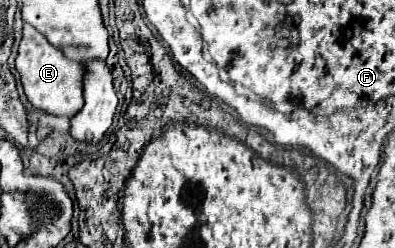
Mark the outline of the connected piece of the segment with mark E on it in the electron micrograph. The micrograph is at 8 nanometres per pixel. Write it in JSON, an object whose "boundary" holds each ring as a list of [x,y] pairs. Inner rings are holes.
{"boundary":[[[24,24],[24,36],[18,48],[18,56],[16,56],[16,70],[20,72],[24,94],[34,108],[54,114],[54,116],[72,118],[84,106],[84,98],[82,98],[82,80],[86,76],[84,64],[66,60],[64,54],[58,48],[54,48],[30,24]]]}

